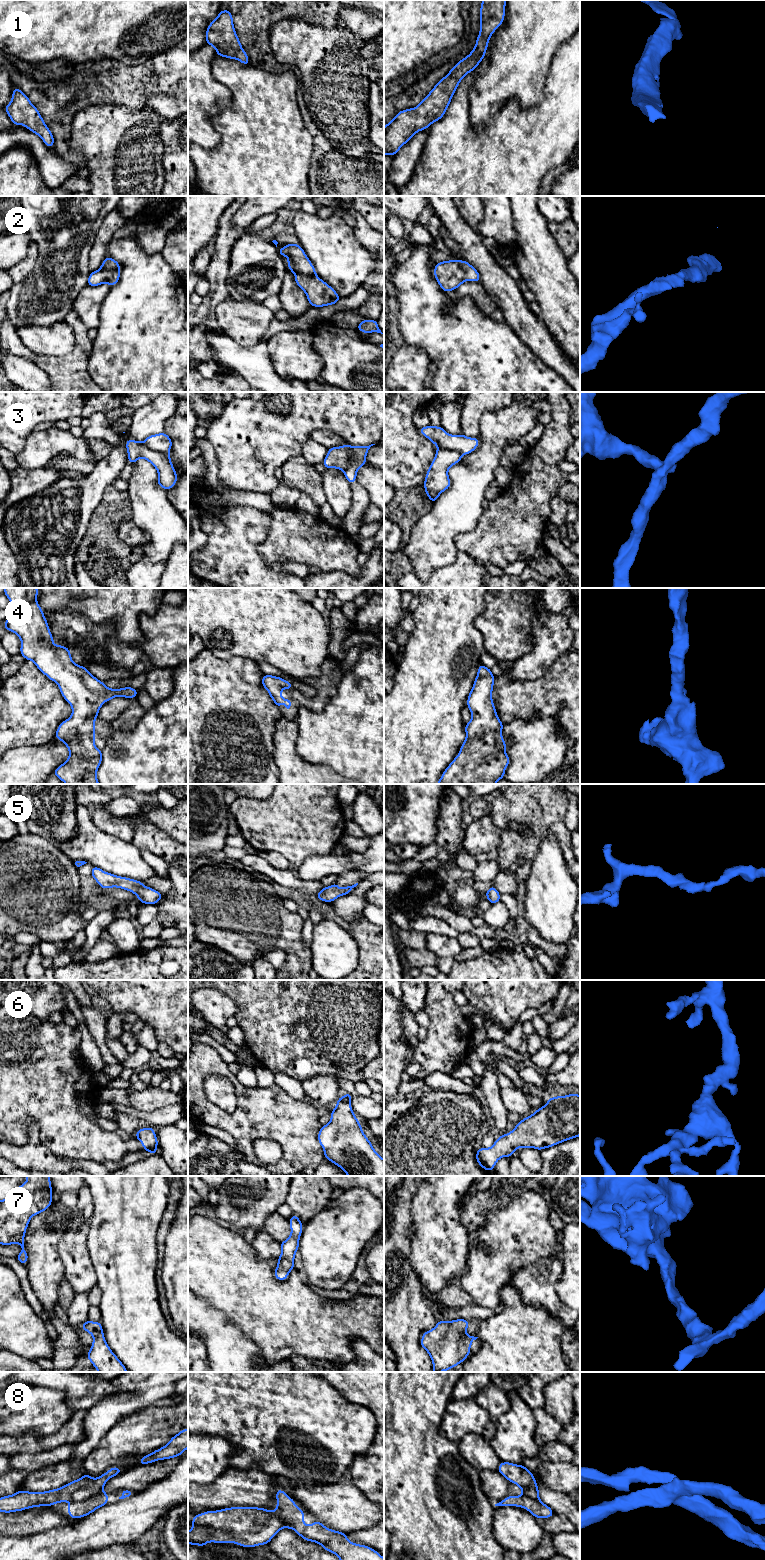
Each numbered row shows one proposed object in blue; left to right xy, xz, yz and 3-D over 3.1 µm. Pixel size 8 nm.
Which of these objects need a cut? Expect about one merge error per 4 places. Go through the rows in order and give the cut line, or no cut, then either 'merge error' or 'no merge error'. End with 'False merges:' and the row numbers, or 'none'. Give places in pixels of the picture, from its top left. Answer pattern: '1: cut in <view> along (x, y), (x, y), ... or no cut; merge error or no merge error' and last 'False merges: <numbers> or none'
1: no cut; no merge error
2: no cut; no merge error
3: cut in xy along (143, 442), (153, 450), (168, 453); merge error
4: no cut; no merge error
5: no cut; no merge error
6: no cut; no merge error
7: no cut; no merge error
8: cut in xy along (101, 1490), (97, 1494), (83, 1500), (71, 1502); merge error
False merges: 3, 8

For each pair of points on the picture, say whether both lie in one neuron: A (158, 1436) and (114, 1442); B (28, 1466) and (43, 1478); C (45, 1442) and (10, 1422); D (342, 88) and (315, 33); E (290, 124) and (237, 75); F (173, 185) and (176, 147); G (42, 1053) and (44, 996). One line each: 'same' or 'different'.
A: same
B: different
C: different
D: same
E: same
F: same
G: different

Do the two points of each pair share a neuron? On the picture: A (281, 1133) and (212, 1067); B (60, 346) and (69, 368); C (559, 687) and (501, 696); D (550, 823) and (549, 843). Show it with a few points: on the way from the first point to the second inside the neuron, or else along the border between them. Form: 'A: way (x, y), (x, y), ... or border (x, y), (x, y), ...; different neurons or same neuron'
A: way (267, 1114), (231, 1078); same neuron
B: border (76, 344), (70, 352), (61, 356), (41, 355); different neurons
C: way (545, 696), (515, 696); same neuron
D: border (535, 854), (540, 841), (551, 835), (563, 855); different neurons

